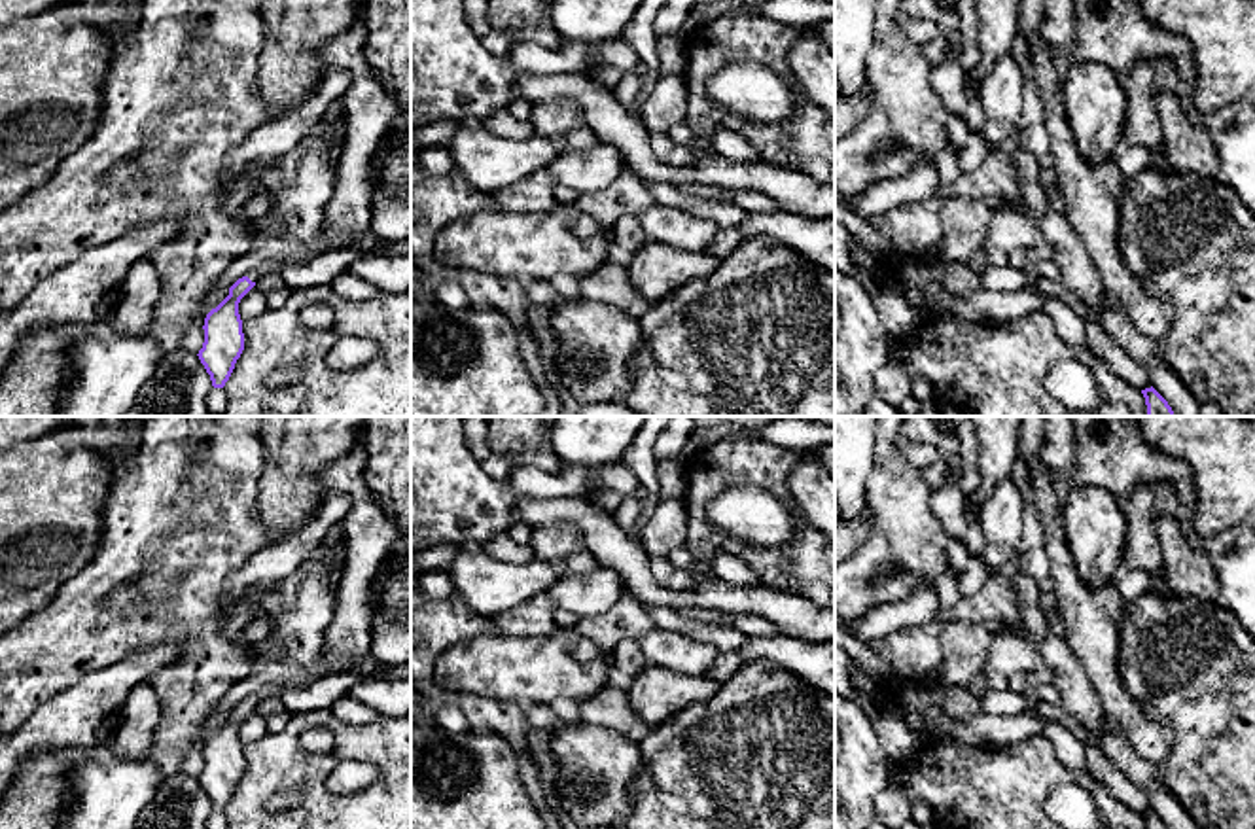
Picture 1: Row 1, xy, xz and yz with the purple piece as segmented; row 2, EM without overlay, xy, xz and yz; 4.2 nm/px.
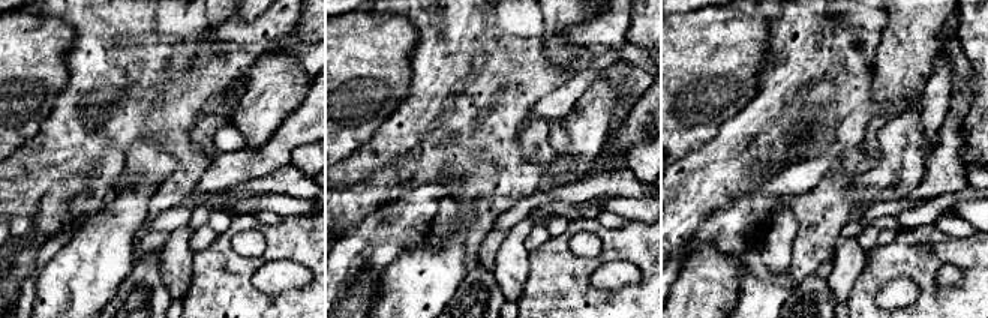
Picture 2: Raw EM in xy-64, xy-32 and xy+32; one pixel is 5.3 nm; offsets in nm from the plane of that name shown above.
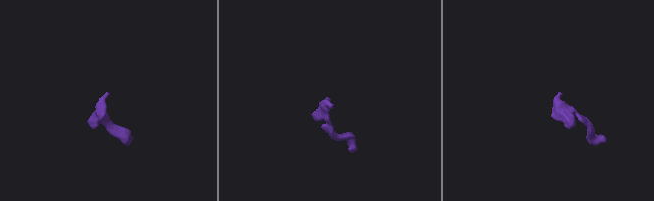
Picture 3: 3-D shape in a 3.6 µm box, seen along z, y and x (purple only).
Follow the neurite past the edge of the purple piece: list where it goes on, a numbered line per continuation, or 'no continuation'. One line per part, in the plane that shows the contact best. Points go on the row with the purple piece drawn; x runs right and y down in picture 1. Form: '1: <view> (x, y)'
1: xy (267, 267)

